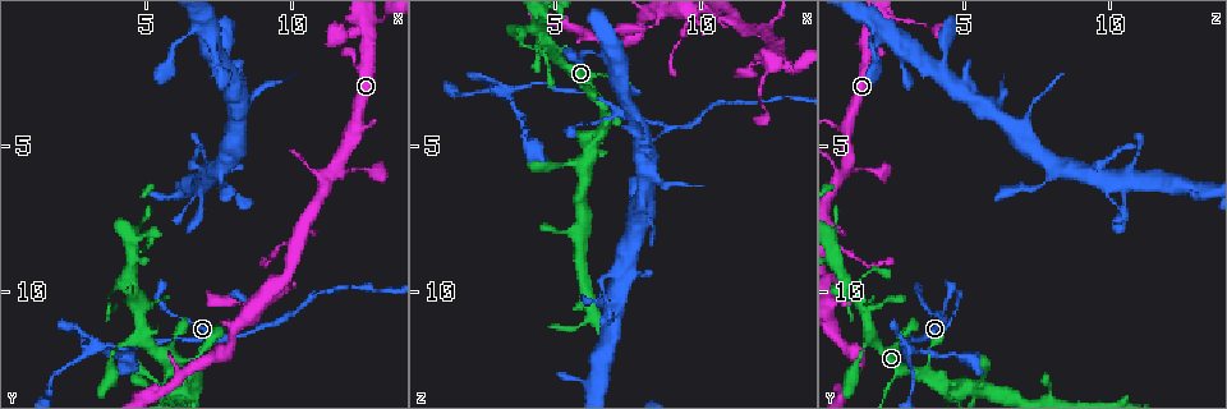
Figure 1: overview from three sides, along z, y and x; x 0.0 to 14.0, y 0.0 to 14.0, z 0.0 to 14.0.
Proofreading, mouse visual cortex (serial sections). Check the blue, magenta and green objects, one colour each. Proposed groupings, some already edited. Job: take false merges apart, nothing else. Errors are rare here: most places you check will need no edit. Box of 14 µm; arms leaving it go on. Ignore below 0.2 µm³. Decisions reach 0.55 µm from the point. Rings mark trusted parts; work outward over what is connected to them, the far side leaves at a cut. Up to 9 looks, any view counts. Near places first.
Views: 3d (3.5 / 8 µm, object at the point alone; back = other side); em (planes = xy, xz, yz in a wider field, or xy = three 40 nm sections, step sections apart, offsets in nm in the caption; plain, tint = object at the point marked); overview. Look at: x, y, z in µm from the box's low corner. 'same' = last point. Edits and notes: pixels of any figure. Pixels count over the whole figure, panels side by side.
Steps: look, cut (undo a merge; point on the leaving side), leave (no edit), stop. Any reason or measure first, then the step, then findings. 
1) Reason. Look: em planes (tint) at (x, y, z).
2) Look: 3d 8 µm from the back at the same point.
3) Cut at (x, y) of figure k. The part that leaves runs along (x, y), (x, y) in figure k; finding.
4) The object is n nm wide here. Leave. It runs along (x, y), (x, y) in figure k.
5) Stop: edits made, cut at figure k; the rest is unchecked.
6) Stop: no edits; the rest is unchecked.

Abrupt turn. Look: 3d 3.5 µm at (12.1, 4.4, 1.1).

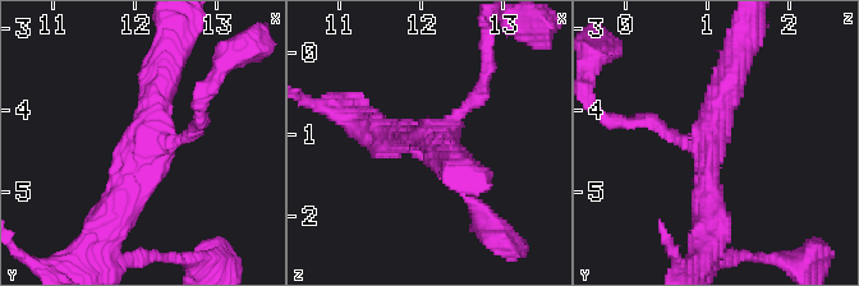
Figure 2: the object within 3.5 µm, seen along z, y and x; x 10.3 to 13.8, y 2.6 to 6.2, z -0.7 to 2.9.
3 arms meet here; the arms are 200, 350, 400 nm wide. Look: em xy step 5 (tint) at (12.15, 4.35, 1.05).

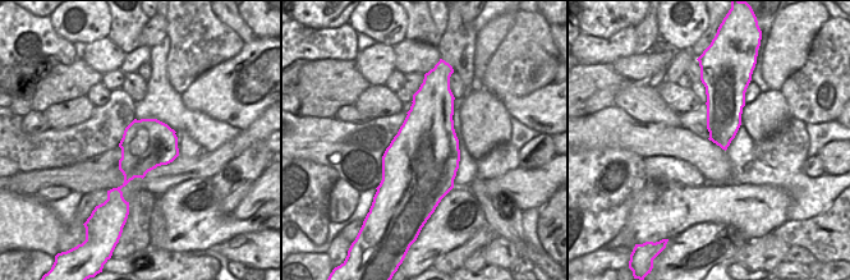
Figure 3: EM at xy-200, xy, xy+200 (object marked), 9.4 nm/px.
Leave. It runs along (168, 59), (145, 165), (113, 216) in figure 2; continuous, no second cell.

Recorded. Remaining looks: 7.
Look: 3d 3.5 µm at (5.0, 11.5, 1.8).

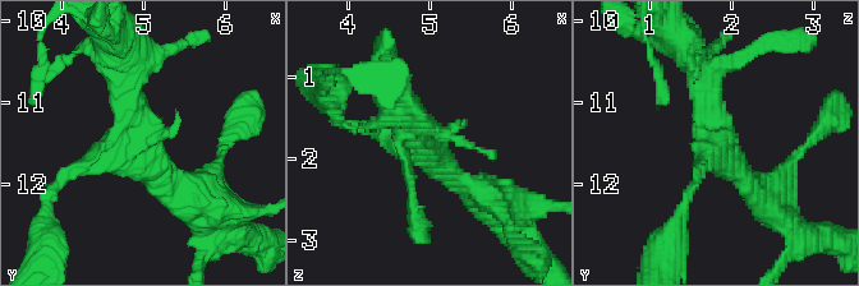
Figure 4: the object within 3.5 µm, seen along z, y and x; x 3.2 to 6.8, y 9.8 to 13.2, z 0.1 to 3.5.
Look: em xy step 2 (tint) at (4.90, 11.50, 1.90).

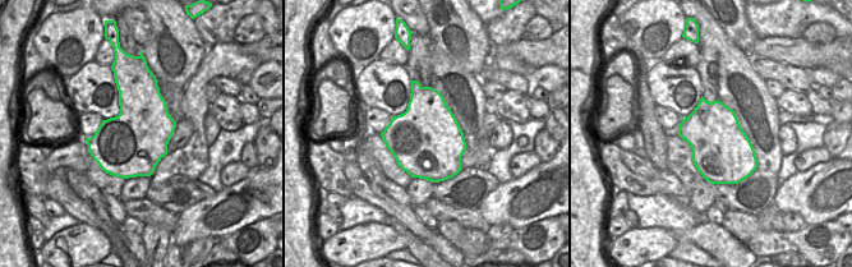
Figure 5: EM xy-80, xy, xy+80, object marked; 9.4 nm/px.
Leave. It runs along (763, 201), (730, 162), (694, 64) in figure 4; one cell here.

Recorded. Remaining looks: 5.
Three arms meet. Look: 3d 3.5 µm from the back at (3.5, 11.9, 3.1).

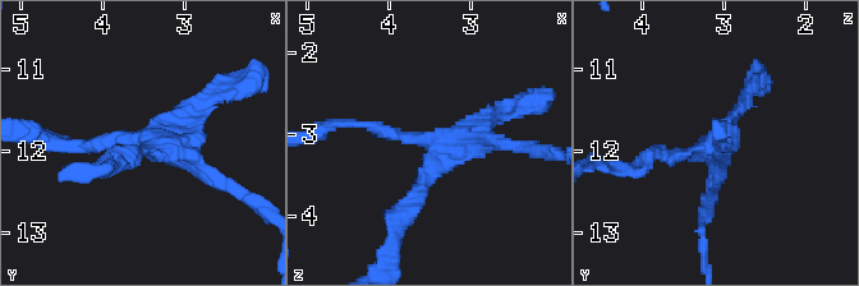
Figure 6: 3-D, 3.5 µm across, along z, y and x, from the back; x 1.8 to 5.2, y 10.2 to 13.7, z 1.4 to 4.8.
Shape alone is not enough. Look: em xy step 2 (tint) at (3.40, 11.90, 3.10).

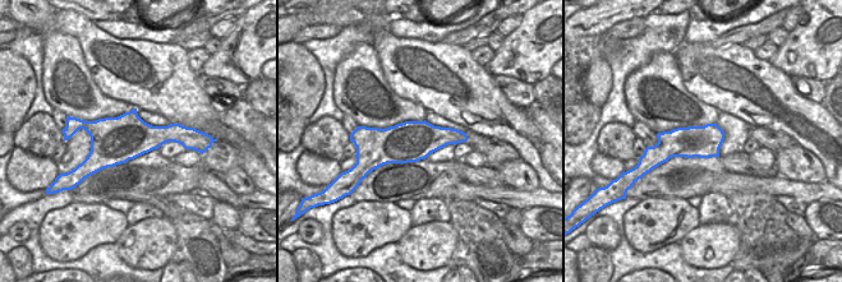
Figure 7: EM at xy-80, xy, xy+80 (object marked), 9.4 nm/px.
Another direction. Look: em planes (tint) at the same point.

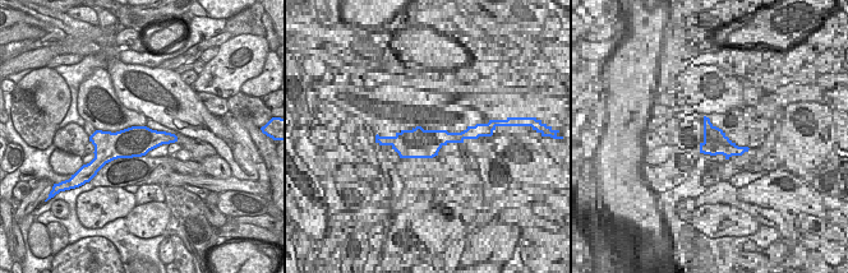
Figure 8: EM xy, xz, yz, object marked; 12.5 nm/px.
Leave. It runs along (352, 123), (435, 143), (403, 215) in figure 6; one cell here.

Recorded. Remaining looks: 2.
Thin neck. Look: em xy step 5 (tint) at (12.9, 10.0, 3.3).

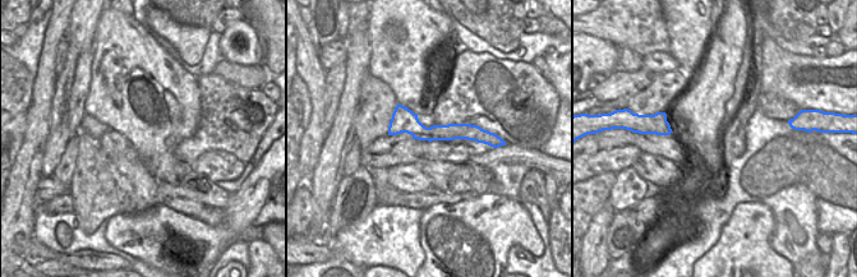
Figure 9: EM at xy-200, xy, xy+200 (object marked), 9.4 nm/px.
Look: 3d 3.5 µm at the same point.

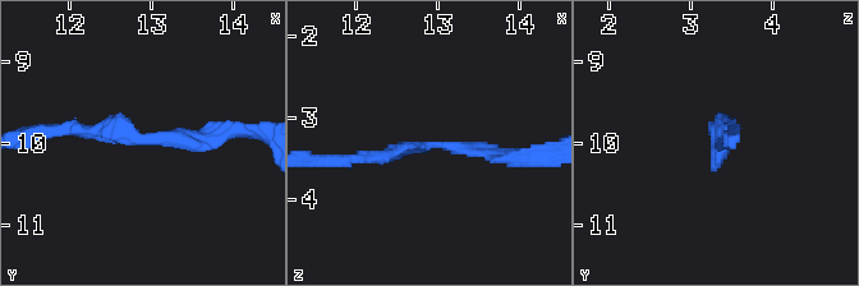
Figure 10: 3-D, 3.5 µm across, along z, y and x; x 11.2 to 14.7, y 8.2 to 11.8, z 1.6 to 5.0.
Leave. All the same cell.

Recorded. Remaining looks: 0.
Stop: no edits; the rest is unchecked.

